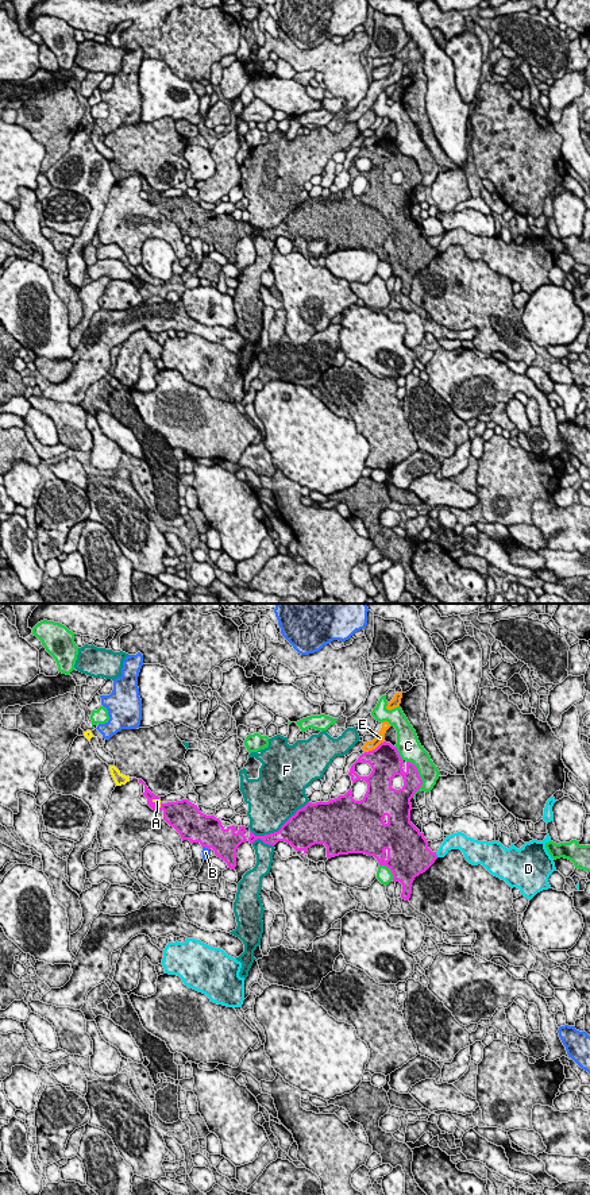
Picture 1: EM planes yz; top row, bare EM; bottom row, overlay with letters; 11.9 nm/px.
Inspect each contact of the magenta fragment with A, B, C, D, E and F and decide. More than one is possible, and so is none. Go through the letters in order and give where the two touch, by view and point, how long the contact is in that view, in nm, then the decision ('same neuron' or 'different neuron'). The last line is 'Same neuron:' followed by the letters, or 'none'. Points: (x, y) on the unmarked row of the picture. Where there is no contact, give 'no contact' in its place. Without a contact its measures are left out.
A: meets magenta in yz at (154, 199); contact 150 nm long; same neuron
B: meets magenta in yz at (205, 242); contact 100 nm long; different neuron
C: meets magenta in yz at (420, 173); contact 460 nm long; different neuron
D: meets magenta in yz at (436, 250); contact 70 nm long; different neuron
E: meets magenta in yz at (376, 143); contact 280 nm long; different neuron
F: meets magenta in yz at (281, 223); contact 850 nm long; different neuron
Same neuron: A

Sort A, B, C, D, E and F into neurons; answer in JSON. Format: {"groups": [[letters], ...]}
{"groups": [["A"], ["B"], ["C"], ["D"], ["E"], ["F"]]}

